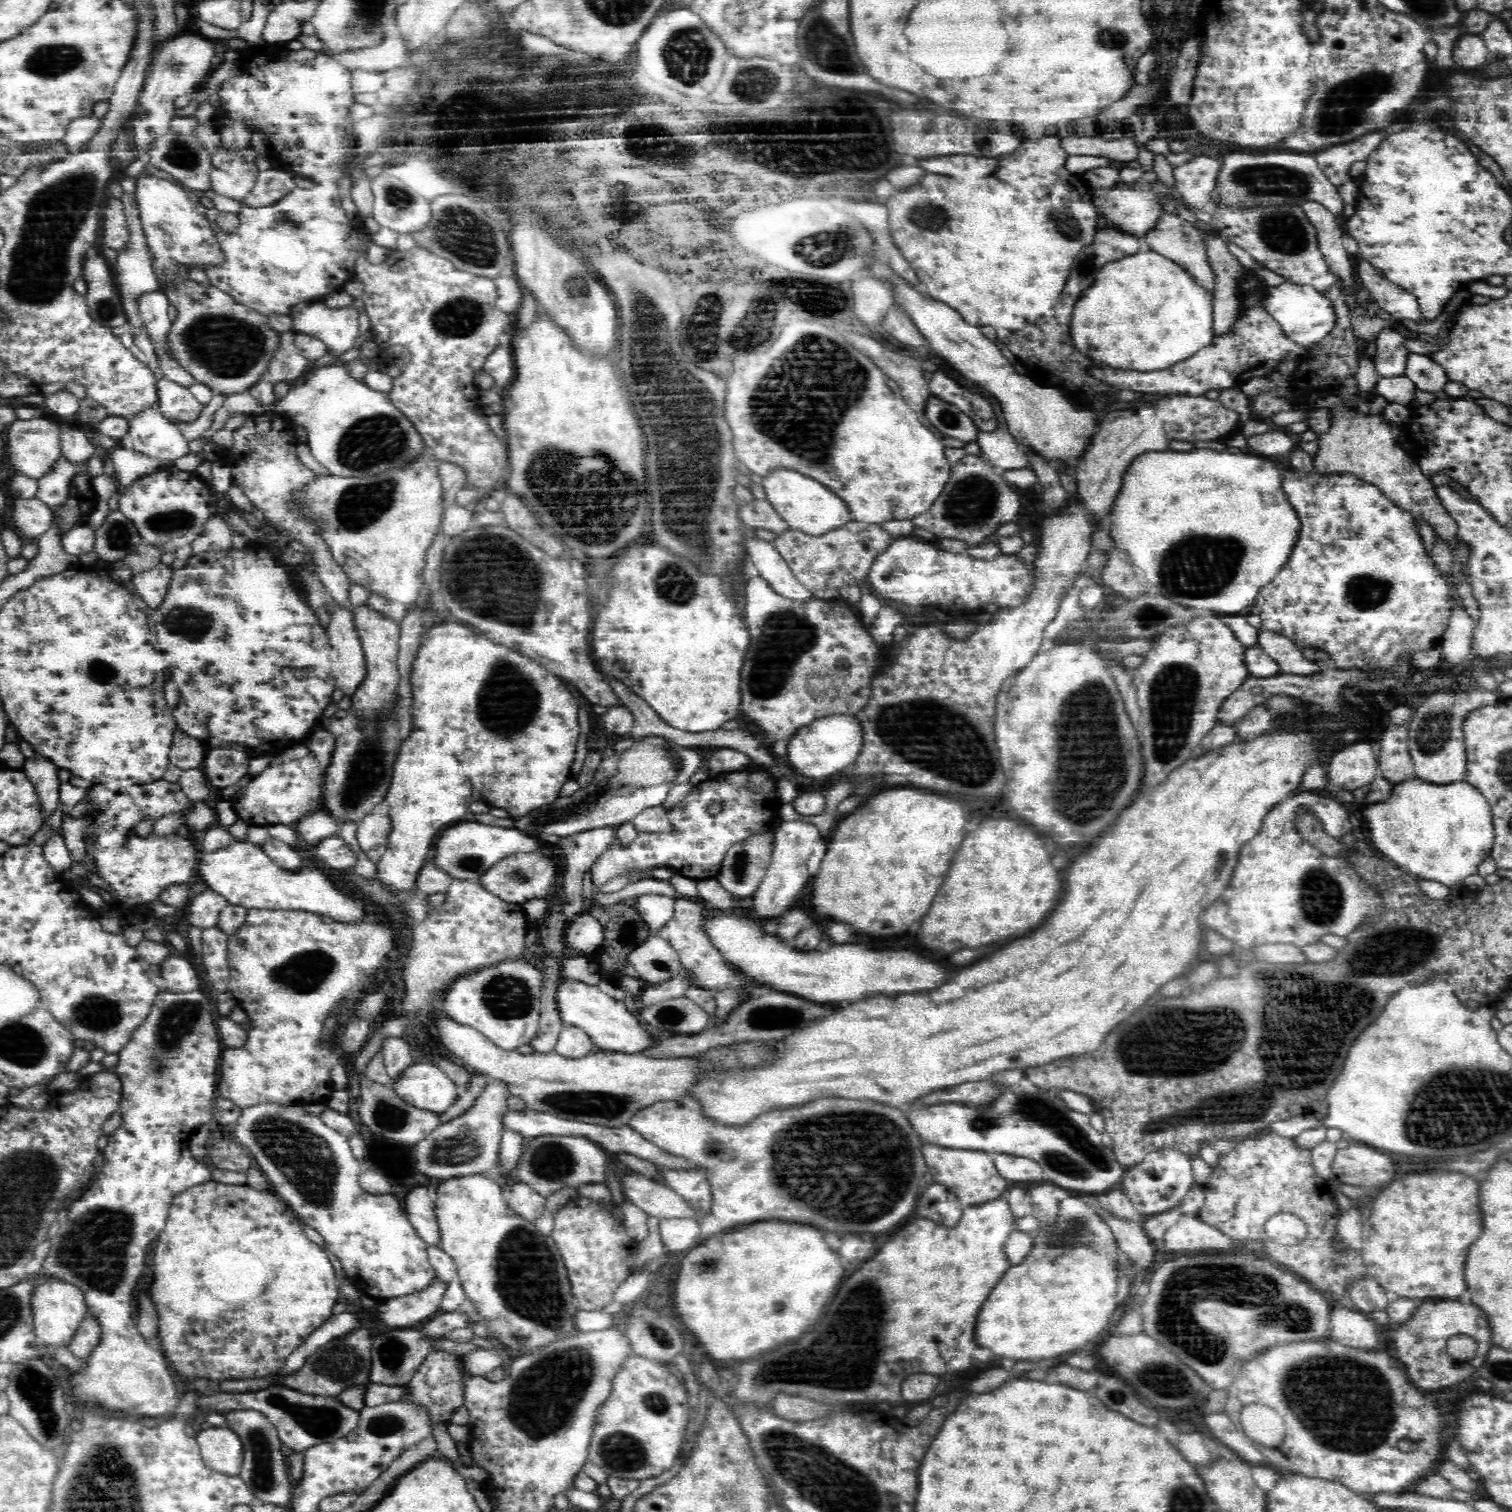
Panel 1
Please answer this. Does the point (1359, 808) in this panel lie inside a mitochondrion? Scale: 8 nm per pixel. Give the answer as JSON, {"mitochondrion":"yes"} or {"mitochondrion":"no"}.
{"mitochondrion":"no"}

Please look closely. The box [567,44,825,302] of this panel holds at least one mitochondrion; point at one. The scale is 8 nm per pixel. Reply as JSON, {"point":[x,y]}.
{"point":[753,82]}

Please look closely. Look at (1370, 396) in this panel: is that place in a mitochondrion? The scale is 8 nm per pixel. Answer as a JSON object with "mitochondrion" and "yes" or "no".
{"mitochondrion":"no"}

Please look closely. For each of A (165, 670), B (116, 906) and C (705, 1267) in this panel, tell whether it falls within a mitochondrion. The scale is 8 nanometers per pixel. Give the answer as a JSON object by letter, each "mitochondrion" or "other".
{"A":"other","B":"other","C":"mitochondrion"}

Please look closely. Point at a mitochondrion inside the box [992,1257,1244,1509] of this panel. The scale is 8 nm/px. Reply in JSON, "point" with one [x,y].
{"point":[1166,1382]}

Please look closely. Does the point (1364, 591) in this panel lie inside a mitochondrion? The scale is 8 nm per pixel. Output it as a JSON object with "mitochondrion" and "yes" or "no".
{"mitochondrion":"yes"}

